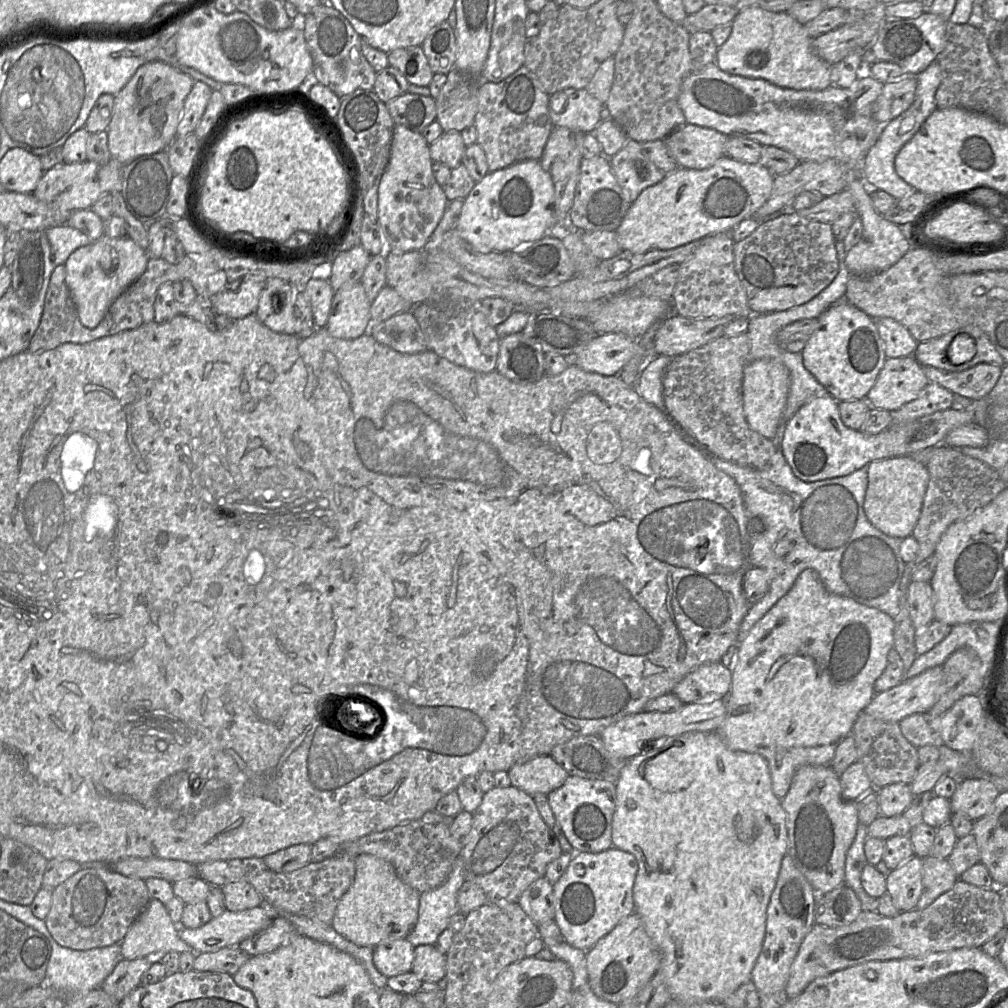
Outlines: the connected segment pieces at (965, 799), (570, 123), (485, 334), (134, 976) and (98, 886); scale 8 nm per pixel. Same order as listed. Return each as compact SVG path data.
M986 778L959 779L950 799L952 813L966 816L973 822L984 817L1000 791Z
M567 88L549 98L549 114L554 126L594 134L604 107L587 89Z
M433 287L433 295L429 297L426 301L415 305L413 310L412 310L413 315L415 316L417 322L419 323L421 330L424 334L426 344L427 344L427 349L435 352L438 356L447 359L448 361L465 367L469 370L479 372L479 373L490 373L494 370L496 370L496 365L497 365L497 359L498 359L498 354L499 354L499 337L496 333L496 328L492 327L489 325L487 322L487 319L482 312L482 306L480 301L474 301L469 298L466 298L462 296L460 293L435 293L434 292L434 287Z
M146 958L122 959L99 987L105 993L121 1001L141 983L142 975L152 962Z
M109 867L81 868L52 890L50 911L45 924L62 947L89 950L121 943L128 929L150 902L151 897L144 880L124 876Z

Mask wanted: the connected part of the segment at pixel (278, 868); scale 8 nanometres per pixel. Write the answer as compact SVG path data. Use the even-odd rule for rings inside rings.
M296 844L271 853L262 859L266 866L274 872L292 872L310 863L311 850L310 844Z

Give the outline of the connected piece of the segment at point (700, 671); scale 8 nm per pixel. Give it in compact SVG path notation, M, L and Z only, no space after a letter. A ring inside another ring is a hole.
M722 662L699 666L686 675L672 693L683 703L710 703L725 698L730 690L732 672Z

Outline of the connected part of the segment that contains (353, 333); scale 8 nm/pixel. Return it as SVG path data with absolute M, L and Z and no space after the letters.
M361 282L345 284L334 294L325 328L335 338L356 339L372 325L370 307L371 301Z

